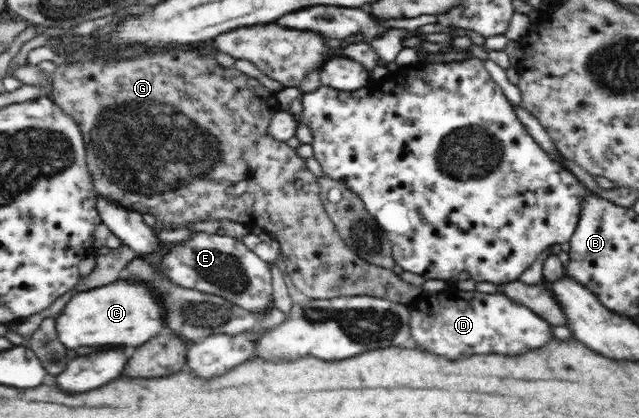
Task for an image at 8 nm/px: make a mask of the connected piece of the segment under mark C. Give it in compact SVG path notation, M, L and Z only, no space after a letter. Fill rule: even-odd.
M119 279L111 284L93 287L91 290L79 291L67 302L60 315L57 316L57 336L67 348L79 346L141 346L149 338L161 332L157 326L157 314L165 310L159 306L155 298L145 298L139 288L150 288L144 282Z

